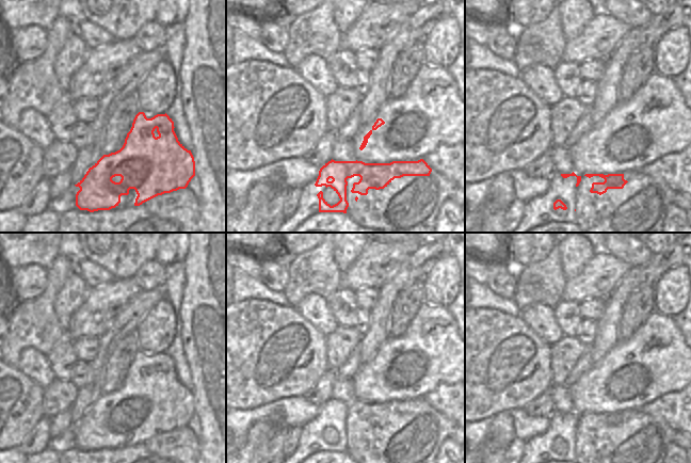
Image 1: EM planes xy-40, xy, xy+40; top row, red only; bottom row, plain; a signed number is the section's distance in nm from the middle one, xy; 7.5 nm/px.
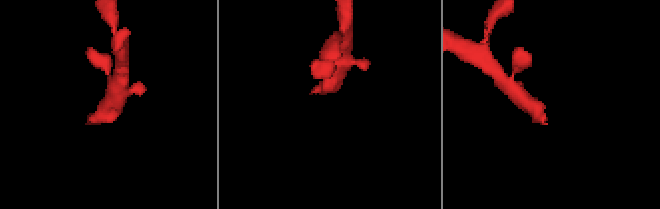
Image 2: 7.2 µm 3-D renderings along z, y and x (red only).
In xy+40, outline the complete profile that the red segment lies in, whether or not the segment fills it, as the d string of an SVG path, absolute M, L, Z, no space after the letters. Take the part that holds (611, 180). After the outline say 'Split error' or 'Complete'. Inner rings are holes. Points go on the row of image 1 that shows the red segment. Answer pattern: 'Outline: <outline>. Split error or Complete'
Outline: M654 73L627 101L615 106L568 148L573 173L561 176L576 176L576 187L583 175L589 178L599 176L605 181L593 182L590 190L599 195L608 189L623 189L628 182L624 179L625 172L639 172L657 159L691 145L691 111L684 107L684 102L674 82Z. Split error.

